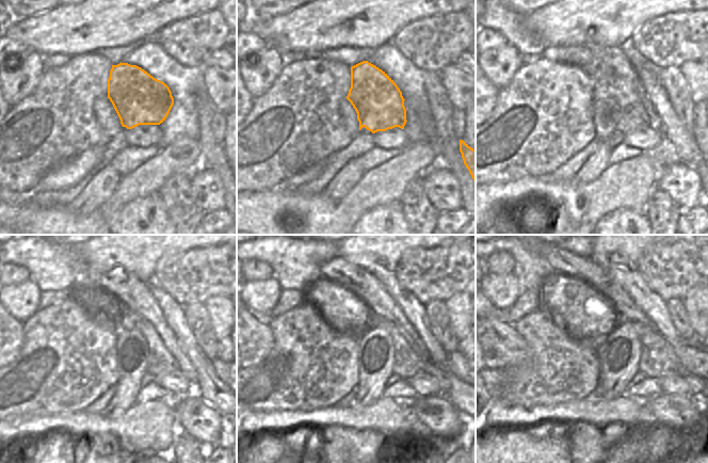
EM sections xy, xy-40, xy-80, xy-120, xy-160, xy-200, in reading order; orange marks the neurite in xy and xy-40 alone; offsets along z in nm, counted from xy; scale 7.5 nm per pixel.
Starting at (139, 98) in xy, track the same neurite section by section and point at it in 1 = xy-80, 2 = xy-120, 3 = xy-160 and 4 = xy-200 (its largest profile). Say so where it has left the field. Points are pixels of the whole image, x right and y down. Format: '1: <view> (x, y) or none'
1: xy-80 (613, 97)
2: xy-120 (128, 322)
3: xy-160 (408, 362)
4: xy-200 (660, 358)

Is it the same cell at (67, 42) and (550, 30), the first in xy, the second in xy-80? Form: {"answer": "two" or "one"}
{"answer": "one"}

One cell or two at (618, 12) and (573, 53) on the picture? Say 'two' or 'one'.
two

